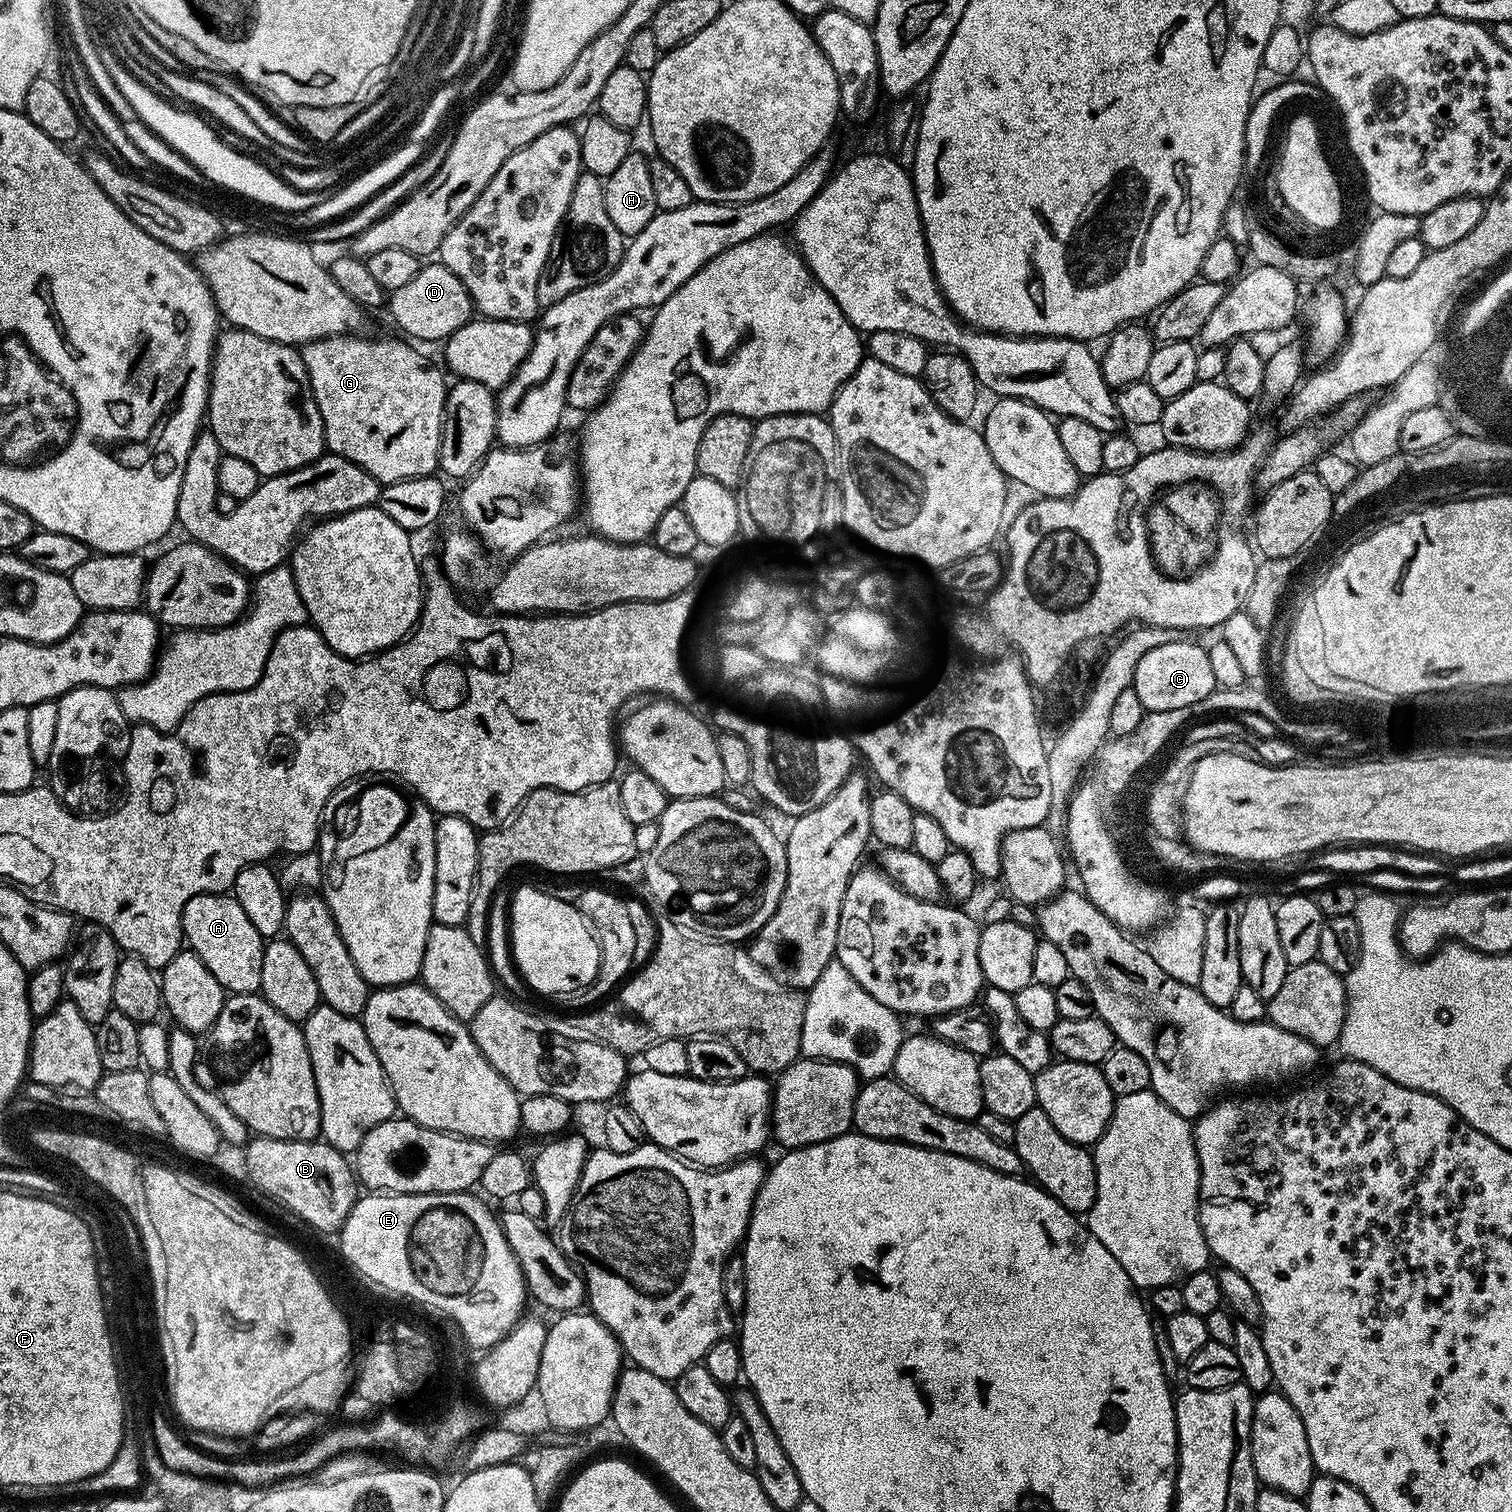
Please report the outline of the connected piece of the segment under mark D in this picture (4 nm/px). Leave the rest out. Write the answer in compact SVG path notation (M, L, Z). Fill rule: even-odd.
M433 262L425 263L406 282L406 286L398 286L386 300L387 311L392 311L392 320L405 332L405 337L416 340L437 340L443 342L454 334L462 326L466 326L469 320L473 319L474 309L472 299L462 286L458 274L454 274L446 265ZM416 339L416 340L415 340Z

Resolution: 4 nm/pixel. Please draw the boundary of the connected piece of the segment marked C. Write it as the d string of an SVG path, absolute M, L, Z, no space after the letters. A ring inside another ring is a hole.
M1165 639L1138 661L1131 688L1148 712L1182 710L1182 706L1194 706L1194 702L1202 702L1206 694L1217 689L1216 679L1210 670L1207 647L1203 643L1191 644L1188 640Z

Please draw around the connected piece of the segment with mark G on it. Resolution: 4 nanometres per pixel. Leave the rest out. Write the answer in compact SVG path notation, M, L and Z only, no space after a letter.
M364 334L327 336L303 345L304 365L322 414L327 451L362 466L381 485L433 475L440 467L444 403L449 390L449 385L444 384L445 373L440 373L418 349L411 348L416 346L403 339L367 340L366 337Z

